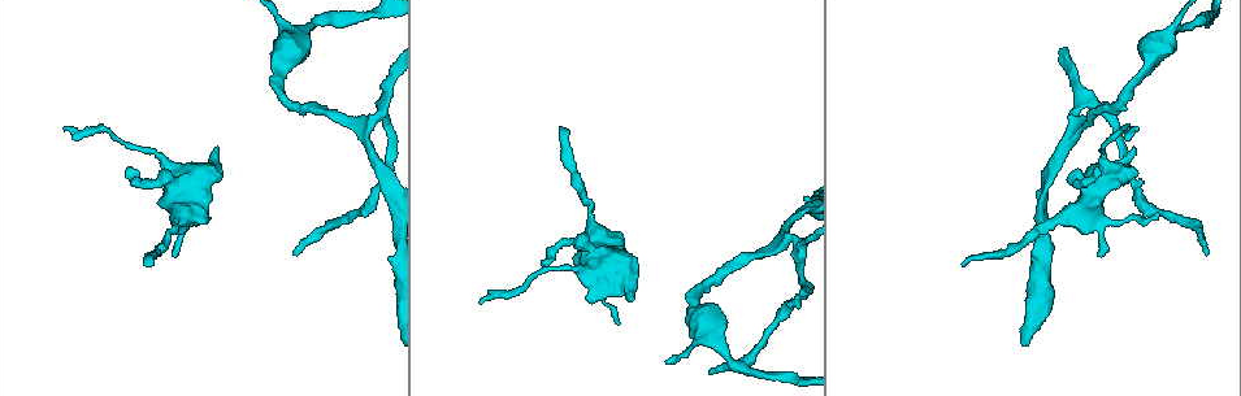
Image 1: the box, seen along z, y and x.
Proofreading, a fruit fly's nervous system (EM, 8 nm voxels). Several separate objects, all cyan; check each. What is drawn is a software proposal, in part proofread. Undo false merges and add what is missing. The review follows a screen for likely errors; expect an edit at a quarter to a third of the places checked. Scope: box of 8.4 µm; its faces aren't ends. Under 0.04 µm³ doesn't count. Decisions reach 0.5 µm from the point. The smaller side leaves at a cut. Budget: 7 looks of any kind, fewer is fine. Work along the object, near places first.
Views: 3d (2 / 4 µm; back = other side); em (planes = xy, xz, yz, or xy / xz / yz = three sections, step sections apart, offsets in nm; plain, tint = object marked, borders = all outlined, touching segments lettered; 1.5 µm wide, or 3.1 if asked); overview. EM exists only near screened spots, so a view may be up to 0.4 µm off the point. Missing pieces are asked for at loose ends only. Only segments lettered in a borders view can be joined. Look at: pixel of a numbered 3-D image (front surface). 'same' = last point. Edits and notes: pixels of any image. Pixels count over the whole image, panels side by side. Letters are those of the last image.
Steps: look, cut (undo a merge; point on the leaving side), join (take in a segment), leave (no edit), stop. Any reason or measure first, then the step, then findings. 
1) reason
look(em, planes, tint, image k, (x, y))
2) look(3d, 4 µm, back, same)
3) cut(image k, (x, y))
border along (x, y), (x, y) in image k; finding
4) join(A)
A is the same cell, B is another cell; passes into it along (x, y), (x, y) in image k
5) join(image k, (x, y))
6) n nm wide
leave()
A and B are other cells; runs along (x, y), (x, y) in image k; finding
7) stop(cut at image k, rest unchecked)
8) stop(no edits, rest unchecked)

free end
look(em, planes, borders, image 1, (543, 260))

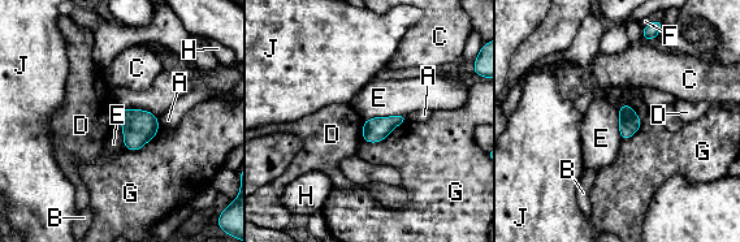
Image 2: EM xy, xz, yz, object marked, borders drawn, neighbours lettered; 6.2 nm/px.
leave()
A, B, C, D, E, F, G, H and J are other cells; border along (406, 115), (376, 116), (364, 120) in image 2; none of them fits

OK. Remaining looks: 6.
thin neck
look(em, xz, step 4, tint, image 1, (728, 358))

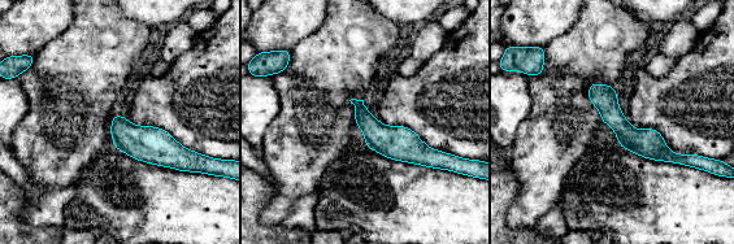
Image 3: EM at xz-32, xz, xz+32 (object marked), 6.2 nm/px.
look(em, planes, borders, same)

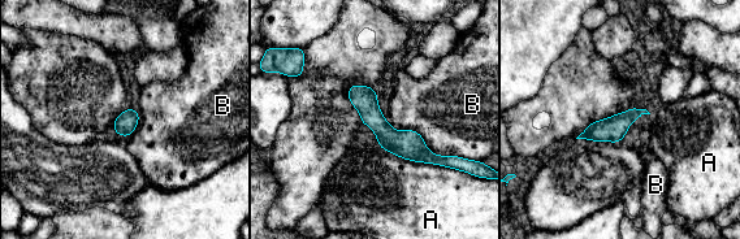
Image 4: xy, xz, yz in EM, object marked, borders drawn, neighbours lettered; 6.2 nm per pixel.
140 nm wide
leave()
A and B are other cells; runs along (351, 91), (397, 142), (442, 160) in image 4; continuous, no second neuron

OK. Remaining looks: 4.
thick end
look(3d, 4 µm, image 1, (630, 296))

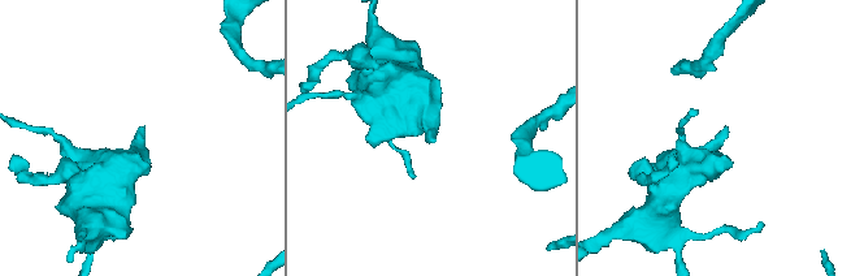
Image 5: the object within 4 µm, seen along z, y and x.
need the tissue
look(em, planes, borders, image 5, (724, 127))

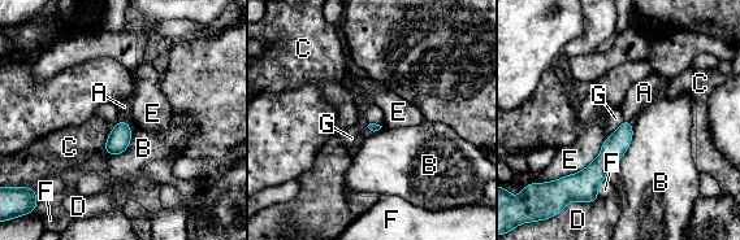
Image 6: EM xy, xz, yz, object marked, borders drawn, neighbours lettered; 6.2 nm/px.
E touches over 420 nm
join(A)
A is the same cell, B, C, D, E, F and G are other cells; passes into it along (614, 147), (627, 120), (644, 92) in image 6; the neuron continues

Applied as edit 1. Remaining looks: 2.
stop(join at image 6, rest unchecked)

